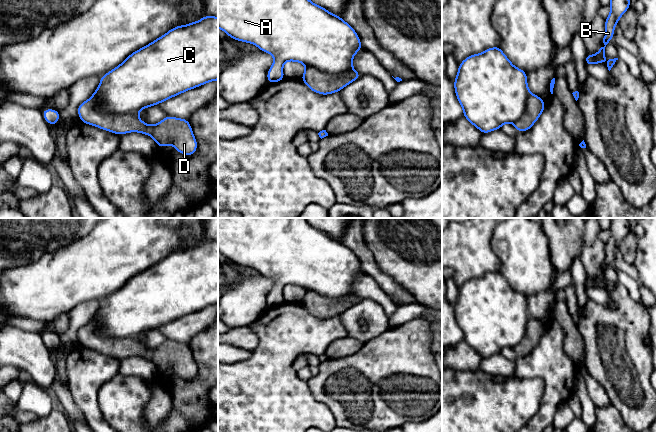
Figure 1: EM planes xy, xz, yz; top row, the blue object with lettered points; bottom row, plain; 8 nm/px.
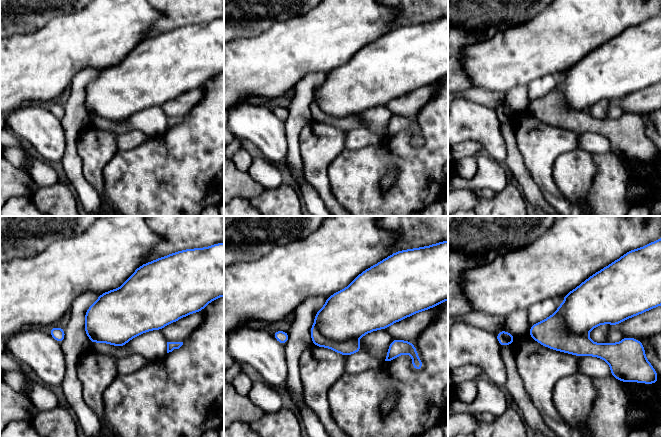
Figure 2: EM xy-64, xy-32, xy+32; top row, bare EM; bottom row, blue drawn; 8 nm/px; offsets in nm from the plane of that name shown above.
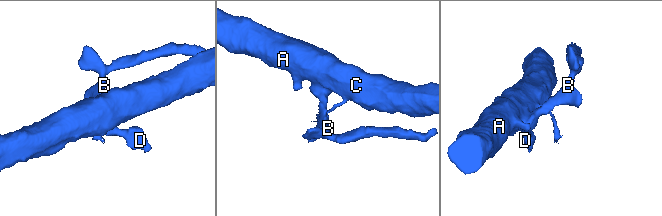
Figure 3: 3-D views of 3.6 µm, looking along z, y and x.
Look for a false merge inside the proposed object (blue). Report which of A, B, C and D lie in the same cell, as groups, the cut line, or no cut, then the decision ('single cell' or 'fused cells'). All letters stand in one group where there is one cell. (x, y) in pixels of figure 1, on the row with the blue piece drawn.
A C / B D; cut in xy along (91, 97), (95, 100), (95, 107), (105, 113), (136, 114); fused cells

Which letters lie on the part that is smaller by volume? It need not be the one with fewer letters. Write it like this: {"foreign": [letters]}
{"foreign": ["B", "D"]}

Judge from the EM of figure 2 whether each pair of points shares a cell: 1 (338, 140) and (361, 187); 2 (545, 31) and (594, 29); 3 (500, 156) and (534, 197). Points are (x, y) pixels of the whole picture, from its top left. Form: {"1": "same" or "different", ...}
{"1": "different", "2": "same", "3": "different"}

